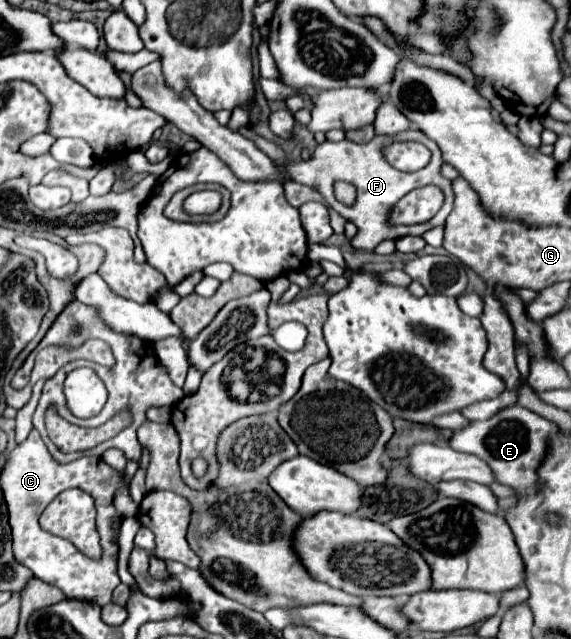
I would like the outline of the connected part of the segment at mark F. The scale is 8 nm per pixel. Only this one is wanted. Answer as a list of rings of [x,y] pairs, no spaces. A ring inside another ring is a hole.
[[[242,127],[240,133],[242,133],[244,137],[248,137],[248,139],[252,139],[252,141],[254,141],[268,157],[272,157],[274,161],[286,163],[286,169],[288,169],[288,173],[290,173],[290,177],[292,177],[294,181],[298,181],[298,183],[302,183],[302,185],[318,185],[318,191],[324,195],[326,203],[328,203],[332,209],[336,209],[344,219],[352,221],[352,223],[358,227],[358,233],[350,239],[350,245],[352,245],[356,251],[374,251],[376,245],[380,245],[380,243],[386,241],[386,239],[396,241],[396,239],[400,239],[400,237],[404,237],[404,235],[424,235],[426,231],[444,225],[446,217],[448,217],[450,211],[452,211],[454,193],[452,193],[452,183],[440,175],[440,163],[442,163],[440,147],[438,147],[432,139],[428,139],[422,131],[410,129],[410,131],[404,131],[404,133],[400,133],[400,135],[394,135],[394,139],[390,139],[390,137],[386,137],[386,135],[376,135],[370,143],[352,143],[352,141],[348,141],[348,139],[344,139],[344,141],[340,141],[340,143],[324,141],[324,143],[320,143],[320,145],[316,147],[312,159],[308,159],[308,161],[298,161],[298,163],[288,163],[286,157],[284,157],[284,151],[282,151],[278,145],[266,141],[266,139],[262,139],[262,137],[258,137],[256,133],[252,133],[250,127]],[[396,141],[420,141],[420,143],[424,143],[424,145],[432,151],[430,163],[428,163],[424,169],[414,171],[414,173],[396,171],[396,169],[390,167],[388,161],[384,159],[384,147],[388,147],[388,145],[392,145],[392,143],[396,143]],[[334,177],[356,187],[356,201],[354,201],[354,205],[344,205],[344,203],[340,203],[340,201],[334,197],[334,187],[332,187],[332,185],[334,185]],[[424,185],[436,185],[436,187],[440,187],[440,189],[444,191],[444,197],[446,197],[446,199],[444,199],[444,205],[442,205],[442,209],[438,211],[438,215],[434,215],[428,223],[420,223],[420,225],[390,227],[390,225],[386,223],[386,213],[388,213],[390,205],[396,203],[398,199],[402,199],[402,197],[404,197],[406,193],[410,193],[412,189],[424,187]]]

